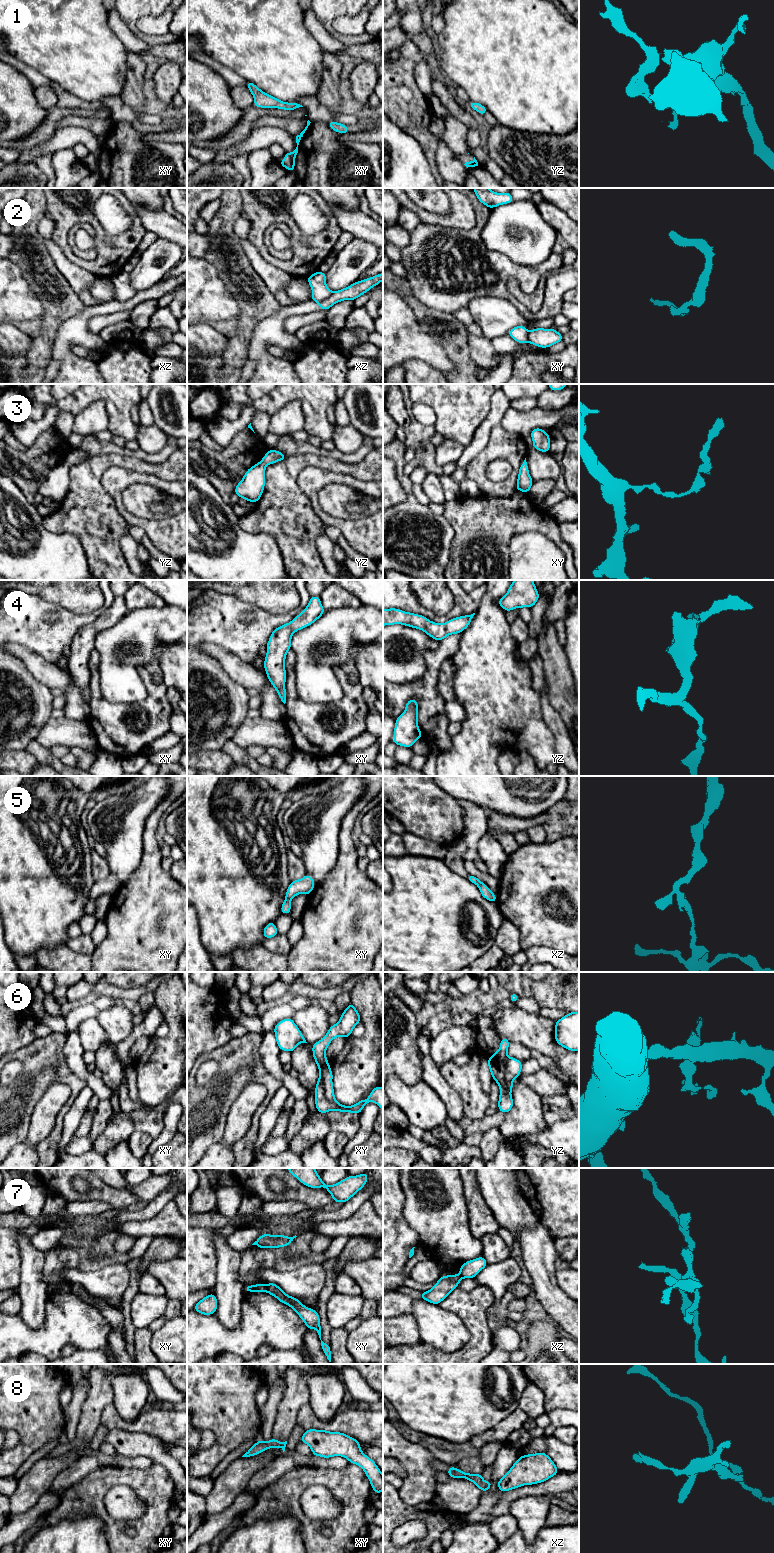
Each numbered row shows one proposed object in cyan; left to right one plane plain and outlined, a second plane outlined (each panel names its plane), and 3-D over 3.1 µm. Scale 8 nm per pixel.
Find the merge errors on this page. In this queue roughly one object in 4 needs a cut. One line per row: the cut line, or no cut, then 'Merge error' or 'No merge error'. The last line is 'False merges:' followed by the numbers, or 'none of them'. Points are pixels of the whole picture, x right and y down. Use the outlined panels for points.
1: No split. No merge error
2: Split along xz (332, 292), (328, 297), (317, 302). Merge error
3: No split. No merge error
4: No split. No merge error
5: No split. No merge error
6: Split along xy (326, 1061), (322, 1071), (323, 1093), (335, 1105), (336, 1109). Merge error
7: Split along xy (264, 1285), (266, 1291). Merge error
8: No split. No merge error
False merges: 2, 6, 7

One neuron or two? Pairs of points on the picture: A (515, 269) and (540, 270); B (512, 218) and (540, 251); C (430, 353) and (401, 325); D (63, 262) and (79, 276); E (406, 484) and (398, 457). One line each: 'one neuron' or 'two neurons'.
A: one neuron
B: one neuron
C: one neuron
D: one neuron
E: one neuron

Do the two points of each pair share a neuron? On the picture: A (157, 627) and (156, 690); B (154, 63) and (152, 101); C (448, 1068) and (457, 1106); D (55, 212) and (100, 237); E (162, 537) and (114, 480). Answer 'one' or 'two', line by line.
A: two
B: one
C: two
D: one
E: one

